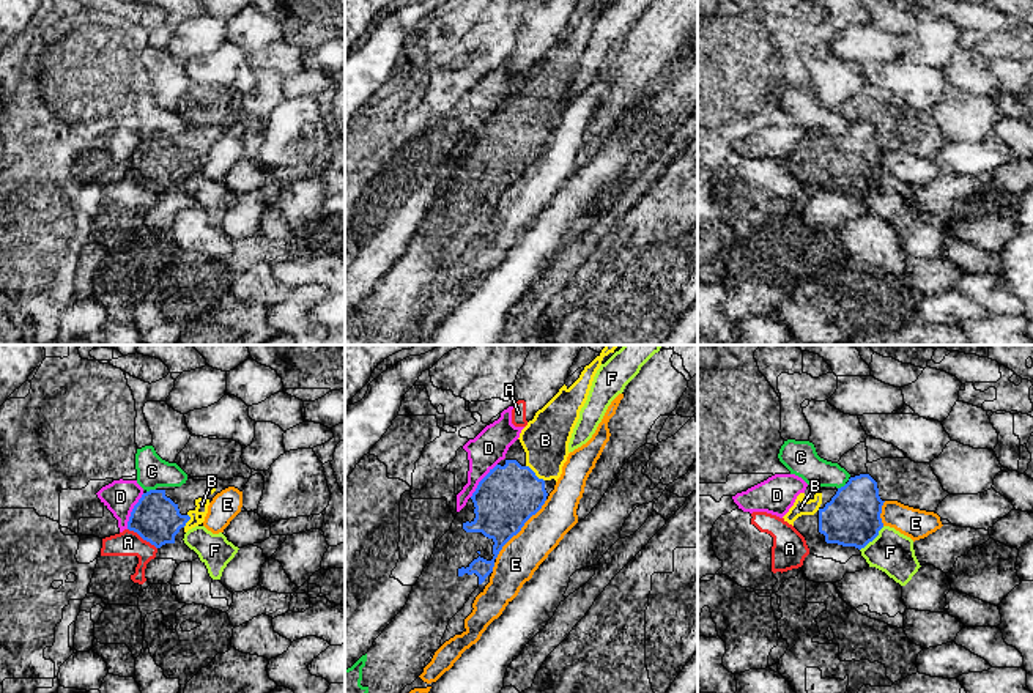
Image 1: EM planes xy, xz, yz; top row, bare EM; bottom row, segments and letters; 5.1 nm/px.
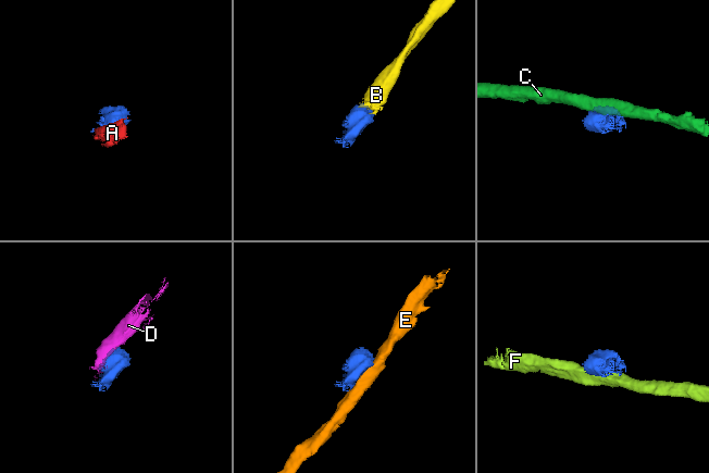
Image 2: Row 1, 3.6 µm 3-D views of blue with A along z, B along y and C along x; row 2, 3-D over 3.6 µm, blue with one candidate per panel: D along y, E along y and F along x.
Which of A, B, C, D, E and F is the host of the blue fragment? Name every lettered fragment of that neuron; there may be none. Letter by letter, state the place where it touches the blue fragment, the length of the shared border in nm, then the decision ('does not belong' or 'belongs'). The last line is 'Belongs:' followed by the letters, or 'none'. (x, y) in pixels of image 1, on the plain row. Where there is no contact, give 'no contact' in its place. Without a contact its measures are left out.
A: xy (142, 185) | 190 nm | does not belong
B: xz (534, 122) | 130 nm | belongs
C: xy (150, 137) | 50 nm | does not belong
D: xy (133, 158) | 200 nm | does not belong
E: xz (520, 177) | 400 nm | does not belong
F: yz (873, 186) | 180 nm | does not belong
Belongs: B

